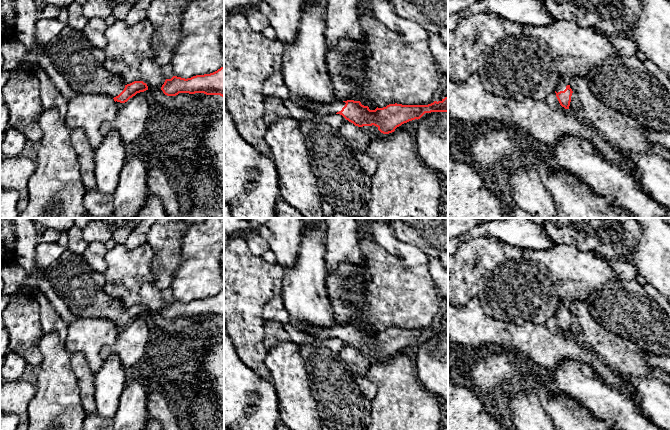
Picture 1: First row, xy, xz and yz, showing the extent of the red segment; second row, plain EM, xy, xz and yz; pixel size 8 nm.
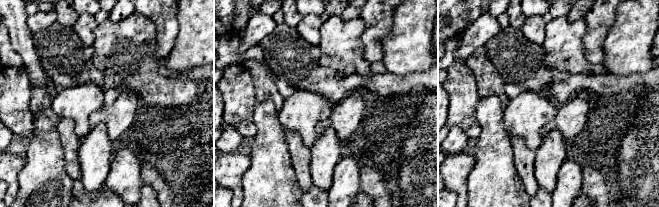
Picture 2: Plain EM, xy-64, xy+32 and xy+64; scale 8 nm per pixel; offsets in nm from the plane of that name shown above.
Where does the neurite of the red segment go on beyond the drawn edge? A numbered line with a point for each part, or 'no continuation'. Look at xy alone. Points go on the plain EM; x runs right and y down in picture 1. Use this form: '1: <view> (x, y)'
1: xy (81, 288)

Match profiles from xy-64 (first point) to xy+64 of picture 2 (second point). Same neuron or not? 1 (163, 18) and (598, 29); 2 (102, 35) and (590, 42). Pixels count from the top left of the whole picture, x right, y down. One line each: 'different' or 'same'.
1: same
2: different

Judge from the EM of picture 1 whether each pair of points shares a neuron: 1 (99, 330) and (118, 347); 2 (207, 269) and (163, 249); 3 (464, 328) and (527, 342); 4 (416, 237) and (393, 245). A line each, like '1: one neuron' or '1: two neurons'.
1: two neurons
2: two neurons
3: one neuron
4: two neurons

